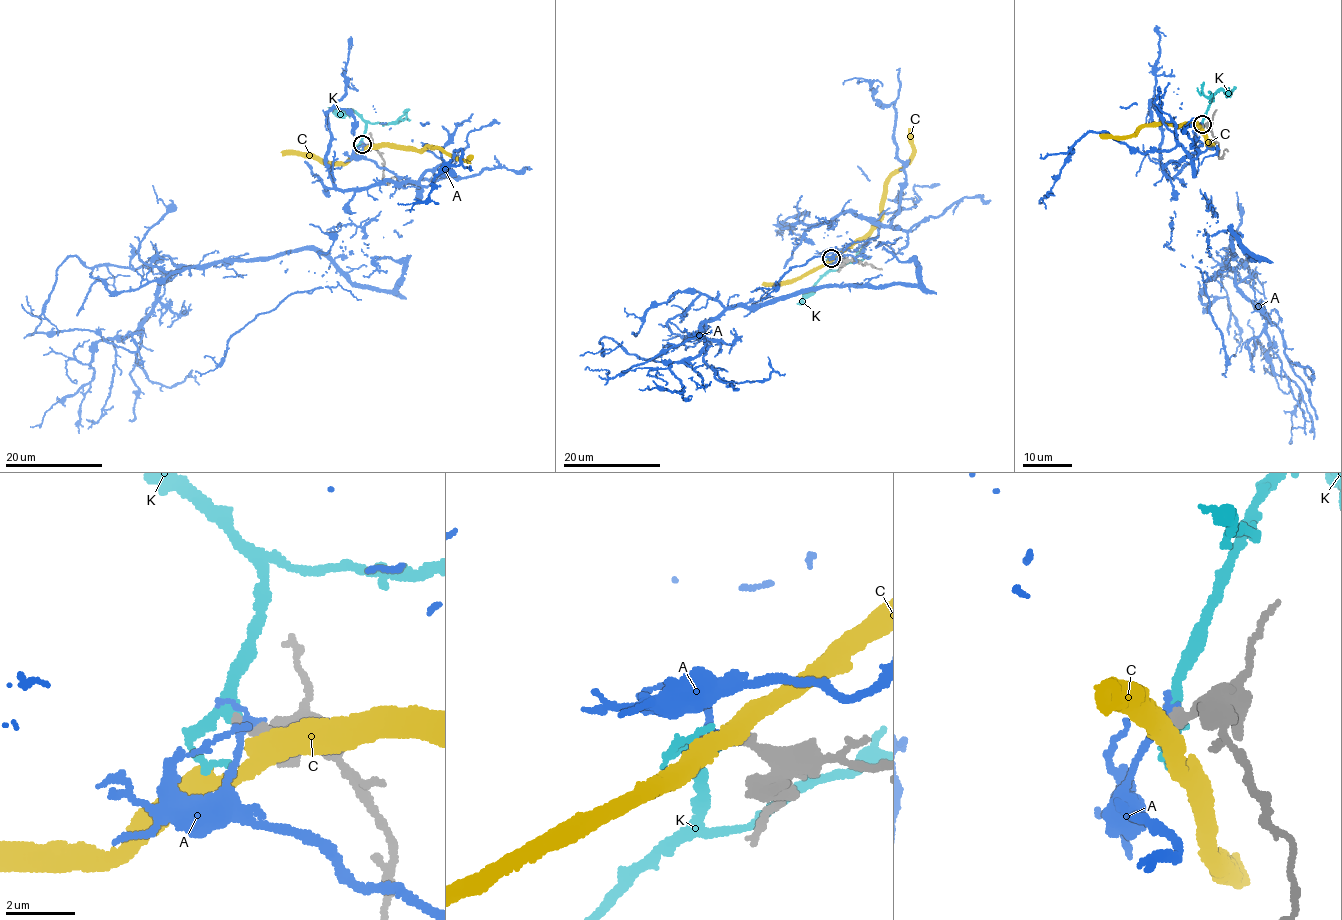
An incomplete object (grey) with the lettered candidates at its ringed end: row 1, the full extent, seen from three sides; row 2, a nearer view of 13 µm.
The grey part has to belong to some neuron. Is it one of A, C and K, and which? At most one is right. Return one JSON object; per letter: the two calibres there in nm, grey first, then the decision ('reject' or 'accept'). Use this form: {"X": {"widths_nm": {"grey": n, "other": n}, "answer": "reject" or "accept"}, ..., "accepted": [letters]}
{"A": {"widths_nm": {"grey": 400, "other": 170}, "answer": "reject"}, "C": {"widths_nm": {"grey": 440, "other": 500}, "answer": "reject"}, "K": {"widths_nm": {"grey": 340, "other": 320}, "answer": "accept"}, "accepted": ["K"]}

